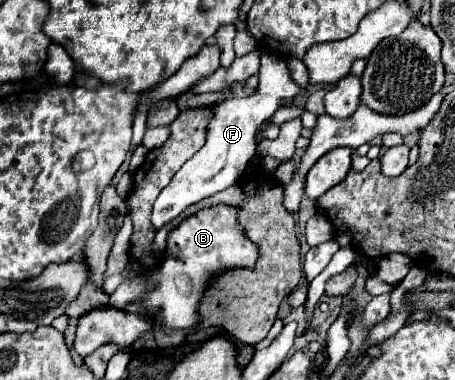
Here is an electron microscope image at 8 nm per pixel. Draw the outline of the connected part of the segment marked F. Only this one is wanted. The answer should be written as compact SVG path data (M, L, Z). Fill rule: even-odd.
M263 52L261 54L261 68L259 68L259 84L251 96L243 98L227 98L219 106L215 106L215 116L211 118L207 126L207 144L187 162L181 166L181 170L175 174L173 182L169 182L159 198L153 204L151 212L151 224L155 230L163 228L171 220L175 220L183 210L189 206L201 202L207 196L213 196L229 186L235 186L249 162L249 158L257 152L257 146L253 142L253 134L257 128L267 122L273 112L285 102L295 100L301 96L303 88L297 86L289 74L289 66L283 58L277 58L277 54Z

